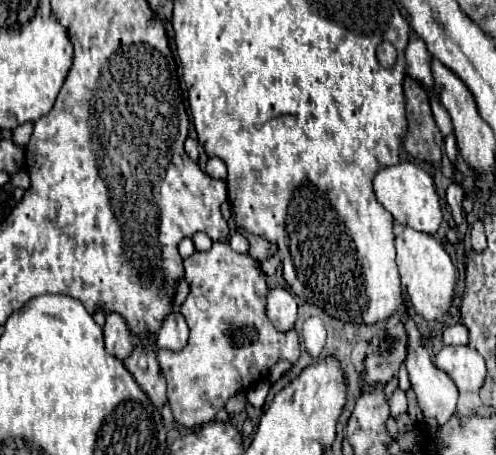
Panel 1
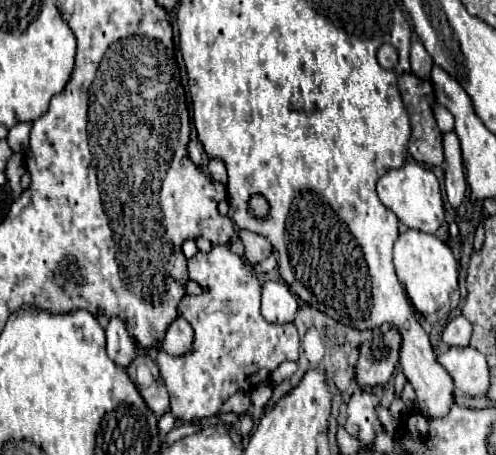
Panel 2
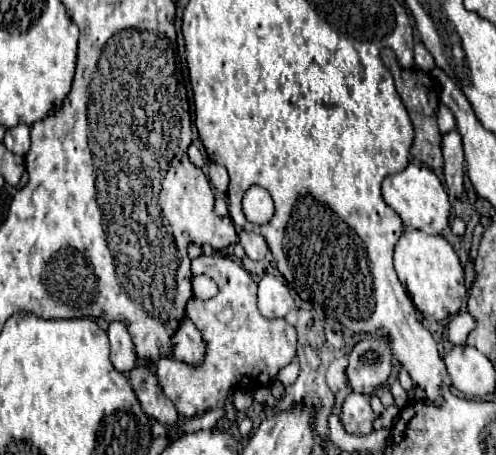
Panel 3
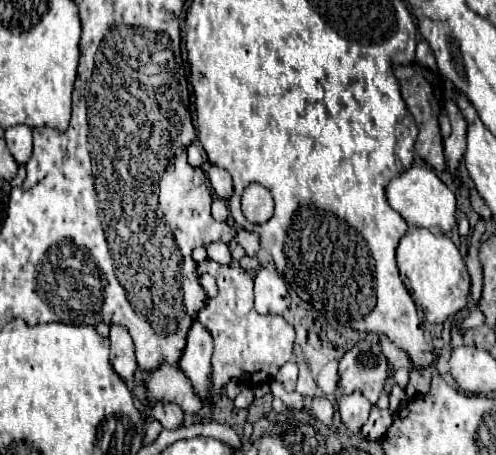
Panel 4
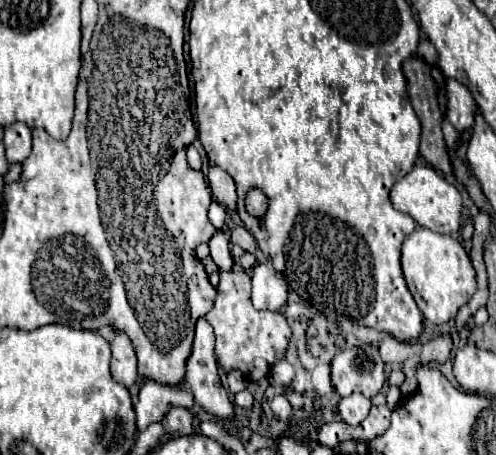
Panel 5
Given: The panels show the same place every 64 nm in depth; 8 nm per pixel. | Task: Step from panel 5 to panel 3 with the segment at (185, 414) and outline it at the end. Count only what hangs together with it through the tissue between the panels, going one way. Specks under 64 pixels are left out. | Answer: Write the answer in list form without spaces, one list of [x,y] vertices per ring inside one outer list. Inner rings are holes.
[[[140,364],[130,372],[130,382],[136,392],[136,398],[146,412],[146,416],[162,422],[164,426],[172,428],[178,420],[176,406],[160,392],[160,386],[156,384],[156,376],[150,370],[150,366]]]

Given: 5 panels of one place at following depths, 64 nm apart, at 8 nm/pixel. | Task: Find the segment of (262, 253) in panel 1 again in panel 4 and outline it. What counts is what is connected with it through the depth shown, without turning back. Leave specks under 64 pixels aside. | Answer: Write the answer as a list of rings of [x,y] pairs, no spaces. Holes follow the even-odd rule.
[[[240,228],[240,230],[236,232],[236,242],[246,250],[248,256],[256,256],[258,250],[260,250],[260,240],[258,240],[258,236],[252,234],[252,232],[248,232],[248,230],[244,230],[244,228]]]

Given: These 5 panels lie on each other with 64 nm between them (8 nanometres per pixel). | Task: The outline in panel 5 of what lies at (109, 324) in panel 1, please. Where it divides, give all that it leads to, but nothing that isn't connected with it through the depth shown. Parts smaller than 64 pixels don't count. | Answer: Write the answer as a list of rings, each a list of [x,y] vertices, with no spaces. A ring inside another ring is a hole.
[[[116,332],[116,338],[112,342],[112,376],[126,388],[130,388],[138,378],[136,352],[128,336],[124,336],[122,332]]]

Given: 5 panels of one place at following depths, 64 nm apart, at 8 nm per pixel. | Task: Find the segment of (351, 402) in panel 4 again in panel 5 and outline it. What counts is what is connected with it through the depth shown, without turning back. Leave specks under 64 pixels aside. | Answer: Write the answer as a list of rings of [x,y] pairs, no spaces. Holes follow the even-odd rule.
[[[354,392],[354,394],[350,394],[350,396],[346,396],[346,398],[340,400],[338,412],[340,412],[340,418],[342,418],[344,422],[356,426],[356,424],[360,424],[360,422],[368,416],[370,406],[372,406],[372,404],[370,404],[370,400],[368,400],[364,394]]]

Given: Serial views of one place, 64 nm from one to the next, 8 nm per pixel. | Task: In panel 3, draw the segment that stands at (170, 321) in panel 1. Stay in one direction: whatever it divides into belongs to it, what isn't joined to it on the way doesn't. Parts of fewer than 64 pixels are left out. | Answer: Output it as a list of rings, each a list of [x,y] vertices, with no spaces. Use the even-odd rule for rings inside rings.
[[[184,320],[184,324],[180,324],[180,328],[174,336],[172,354],[174,354],[176,360],[182,360],[192,368],[200,368],[204,364],[206,344],[202,340],[200,330],[194,326],[194,322]]]

